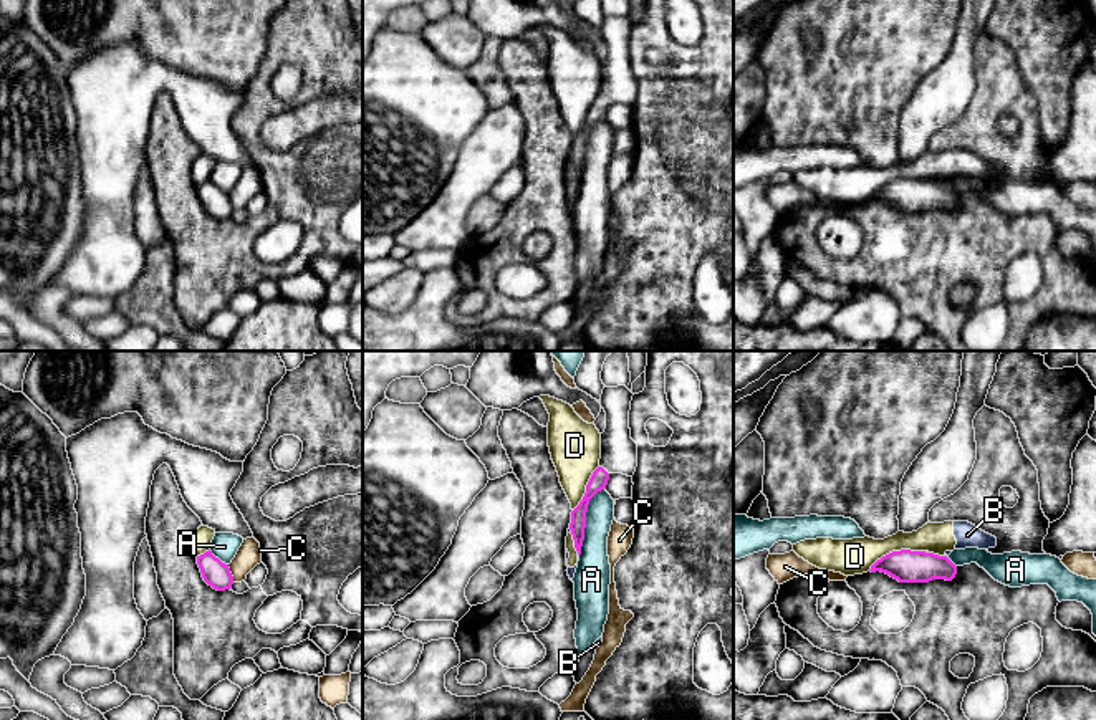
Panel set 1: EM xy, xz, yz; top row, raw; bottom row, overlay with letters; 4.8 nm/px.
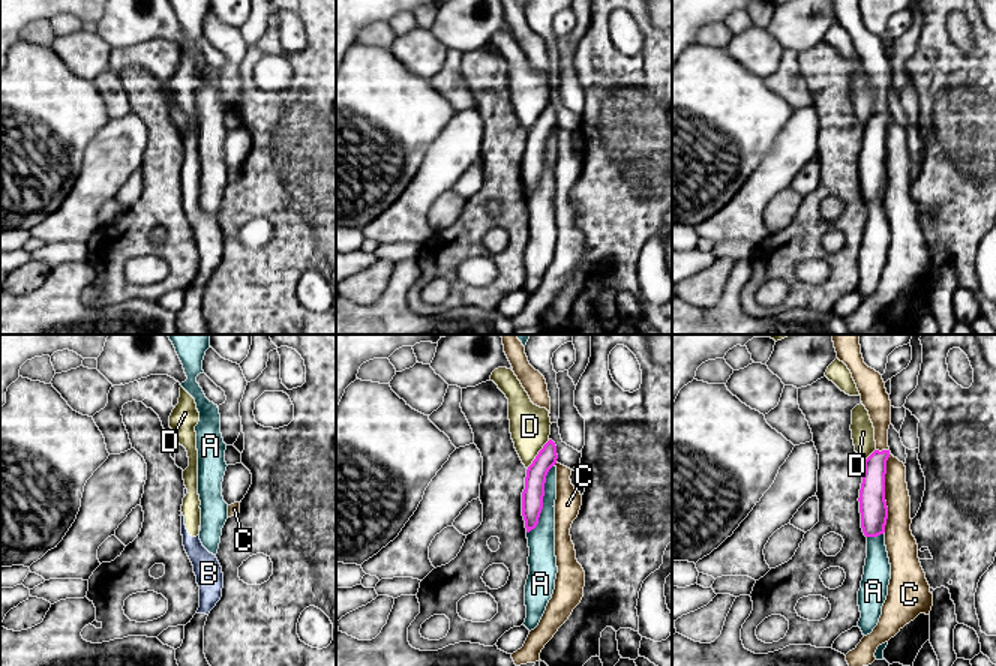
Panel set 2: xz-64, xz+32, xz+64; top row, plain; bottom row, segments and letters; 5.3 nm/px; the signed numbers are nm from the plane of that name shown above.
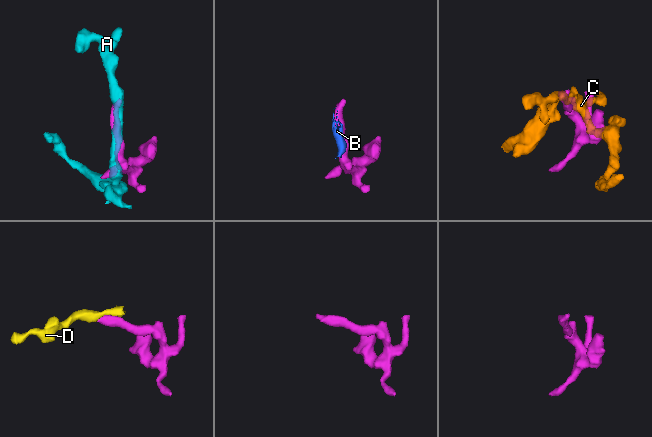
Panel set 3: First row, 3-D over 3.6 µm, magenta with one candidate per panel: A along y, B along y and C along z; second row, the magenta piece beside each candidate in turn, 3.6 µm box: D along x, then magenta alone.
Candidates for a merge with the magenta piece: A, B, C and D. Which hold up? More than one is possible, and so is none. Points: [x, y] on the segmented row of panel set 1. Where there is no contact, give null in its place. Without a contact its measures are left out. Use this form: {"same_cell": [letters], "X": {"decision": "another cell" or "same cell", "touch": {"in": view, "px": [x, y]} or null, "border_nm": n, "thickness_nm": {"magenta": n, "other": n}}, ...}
{"same_cell": [], "A": {"decision": "another cell", "touch": {"in": "xz", "px": [585, 522]}, "border_nm": 340, "thickness_nm": {"magenta": 90, "other": 170}}, "B": {"decision": "another cell", "touch": {"in": "xz", "px": [570, 528]}, "border_nm": 30, "thickness_nm": {"magenta": 80, "other": 20}}, "C": {"decision": "another cell", "touch": {"in": "xy", "px": [230, 573]}, "border_nm": 90, "thickness_nm": {"magenta": 130, "other": 120}}, "D": {"decision": "another cell", "touch": {"in": "yz", "px": [896, 552]}, "border_nm": 300, "thickness_nm": {"magenta": 160, "other": 180}}}

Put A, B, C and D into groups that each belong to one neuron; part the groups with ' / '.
A / B D / C

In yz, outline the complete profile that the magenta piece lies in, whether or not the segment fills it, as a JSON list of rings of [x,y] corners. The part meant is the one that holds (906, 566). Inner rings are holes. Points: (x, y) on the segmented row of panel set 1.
[[[901,550],[877,559],[869,571],[886,573],[899,583],[929,583],[932,579],[952,581],[957,566],[947,556]]]

